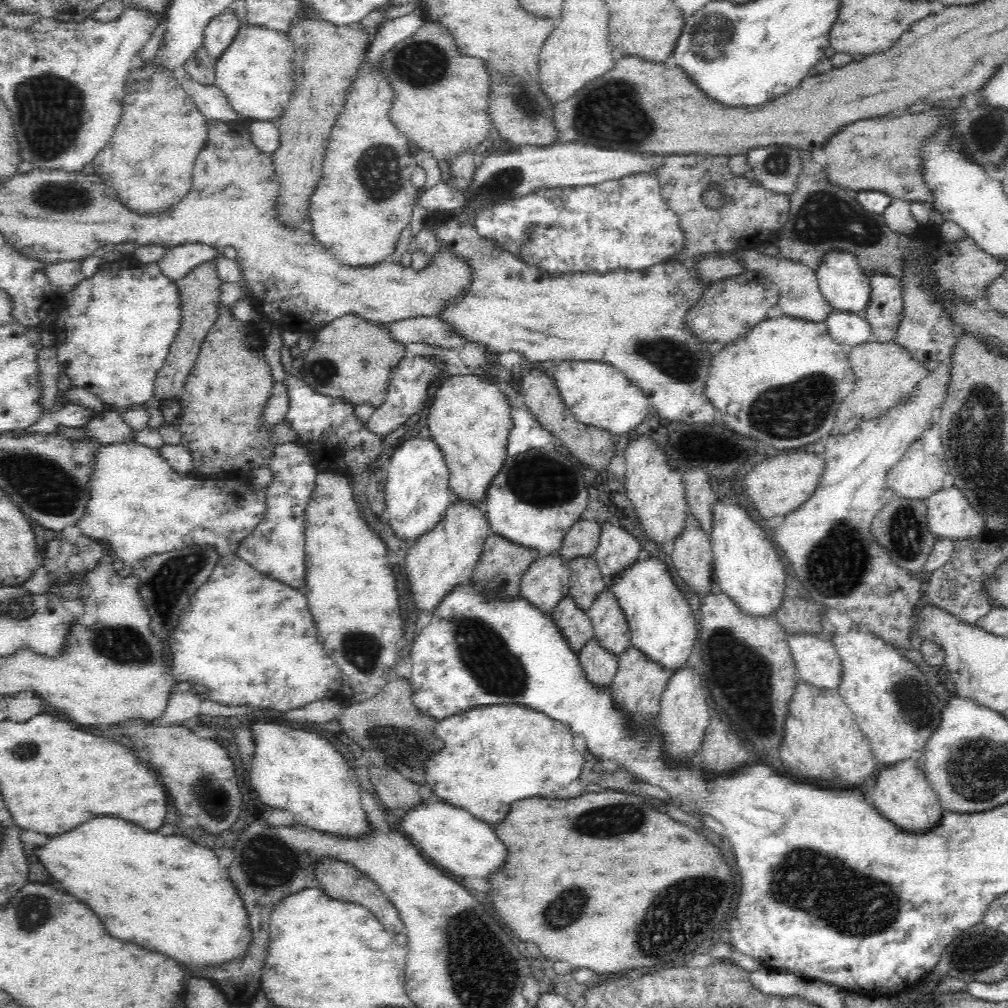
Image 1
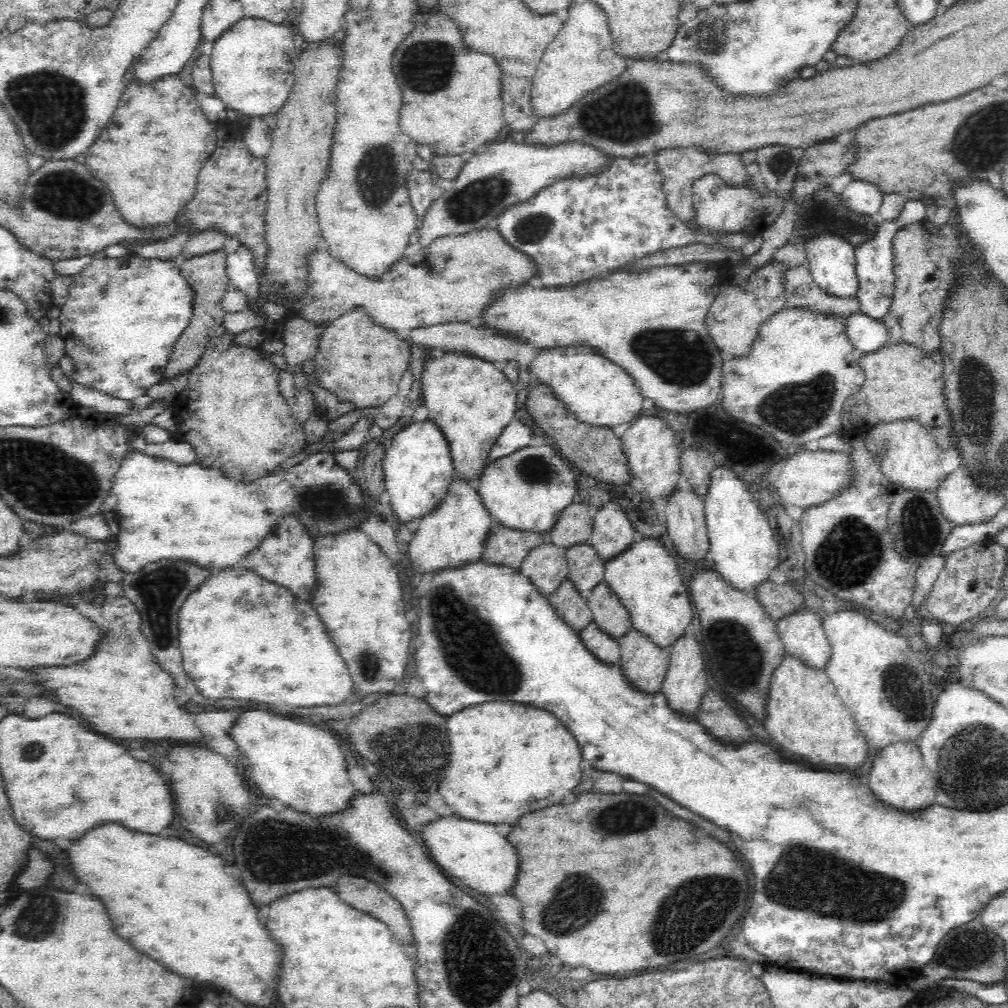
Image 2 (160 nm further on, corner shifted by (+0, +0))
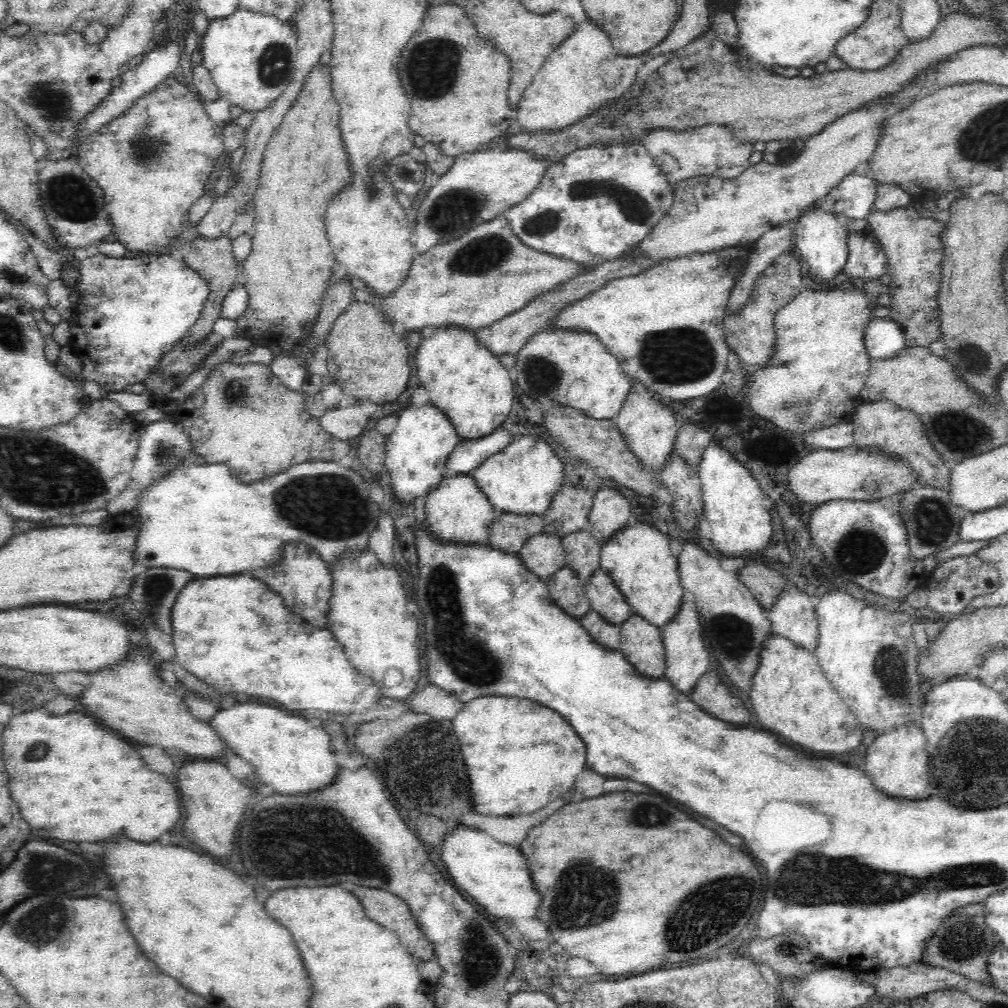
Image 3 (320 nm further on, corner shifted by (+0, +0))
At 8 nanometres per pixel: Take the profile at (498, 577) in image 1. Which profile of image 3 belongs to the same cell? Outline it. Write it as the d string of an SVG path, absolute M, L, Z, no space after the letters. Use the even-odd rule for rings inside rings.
M496 513L489 530L488 545L491 550L518 555L526 540L543 533L543 519L540 516Z

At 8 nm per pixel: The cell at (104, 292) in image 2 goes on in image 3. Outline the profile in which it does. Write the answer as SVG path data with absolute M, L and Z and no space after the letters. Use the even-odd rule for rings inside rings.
M98 253L92 257L80 257L77 266L77 277L73 282L72 291L74 292L74 307L71 318L68 320L71 337L69 345L74 349L75 353L82 359L84 363L82 367L83 380L90 380L99 386L106 394L116 392L124 392L128 386L132 384L143 384L144 380L154 372L154 368L158 368L158 364L162 362L162 356L168 354L174 344L183 339L183 336L190 330L190 327L196 322L199 314L202 312L203 302L206 300L209 288L207 284L199 278L191 268L188 268L184 261L173 260L169 255L152 255L146 253L136 257L120 257L114 258Z

